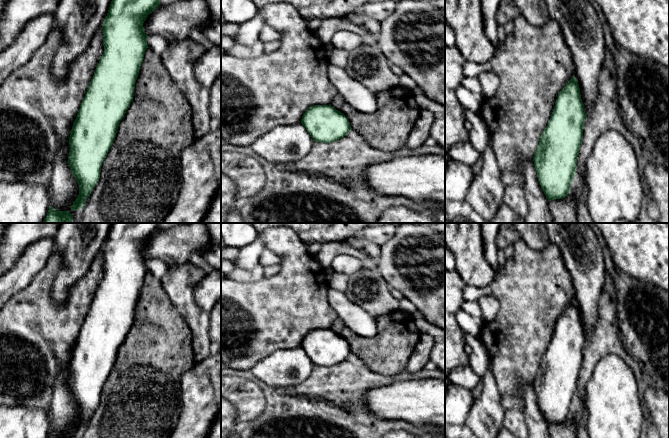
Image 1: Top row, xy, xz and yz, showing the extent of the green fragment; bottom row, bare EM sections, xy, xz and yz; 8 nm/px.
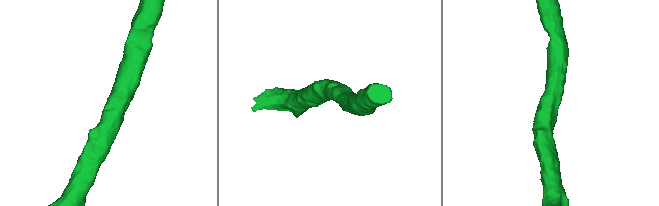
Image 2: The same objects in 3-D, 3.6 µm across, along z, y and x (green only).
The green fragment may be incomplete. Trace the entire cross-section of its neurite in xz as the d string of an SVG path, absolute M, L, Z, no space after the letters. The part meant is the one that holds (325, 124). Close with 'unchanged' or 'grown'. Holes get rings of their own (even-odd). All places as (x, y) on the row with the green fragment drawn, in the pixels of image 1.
M331 104L313 105L303 114L300 123L277 126L250 147L268 162L283 166L305 157L314 142L335 142L351 130L348 118Z | grown

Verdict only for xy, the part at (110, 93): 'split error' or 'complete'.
split error

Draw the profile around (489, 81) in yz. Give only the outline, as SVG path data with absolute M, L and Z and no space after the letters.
M482 72L478 75L478 80L481 84L483 99L492 98L496 95L500 80L494 72Z

